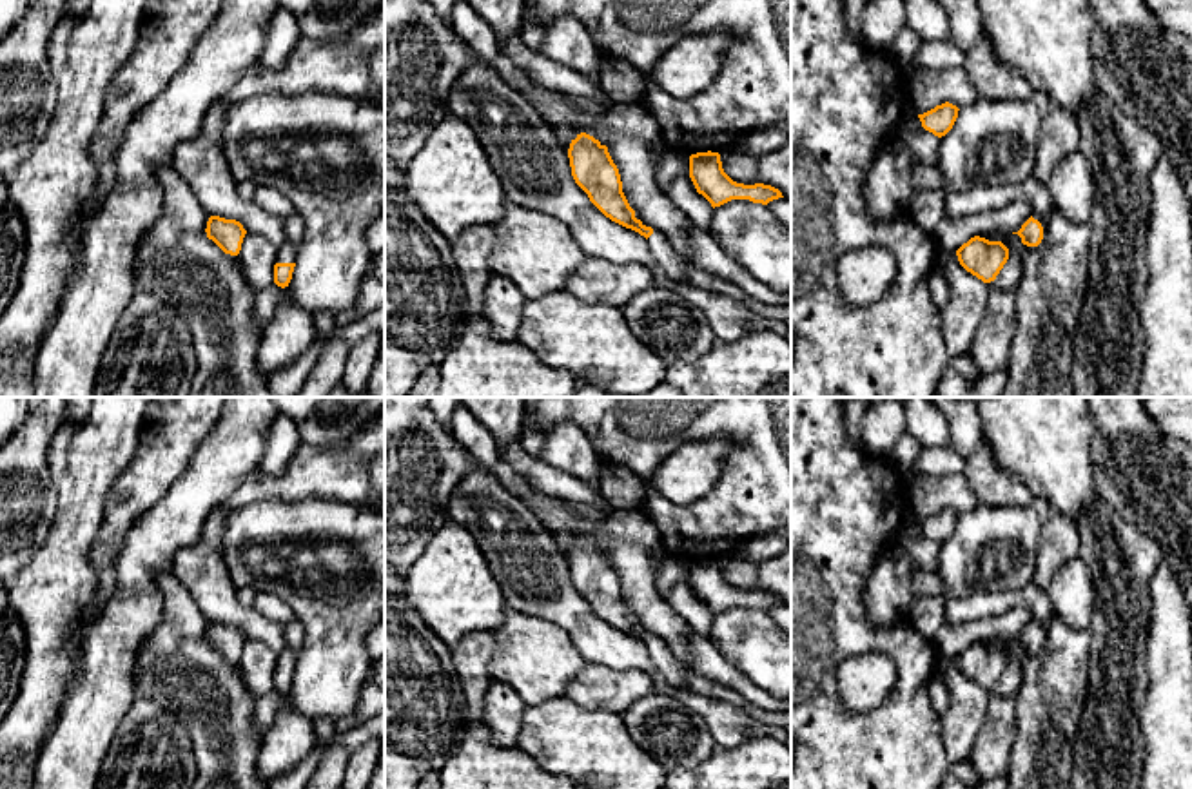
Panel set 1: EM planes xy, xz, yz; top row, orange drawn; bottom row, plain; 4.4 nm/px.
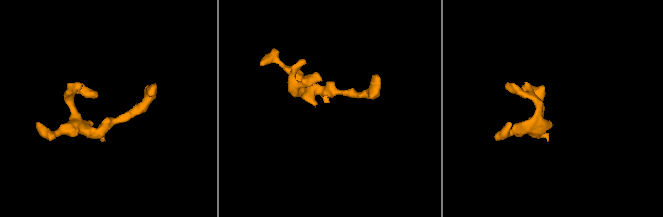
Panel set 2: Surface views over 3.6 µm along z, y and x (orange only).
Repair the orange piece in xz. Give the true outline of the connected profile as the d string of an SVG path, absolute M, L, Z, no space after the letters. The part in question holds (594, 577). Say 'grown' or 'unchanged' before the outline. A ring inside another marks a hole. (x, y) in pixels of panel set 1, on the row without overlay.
grown; M581 539L572 546L568 564L572 582L588 600L590 608L611 628L646 644L650 658L662 675L668 693L689 691L682 673L684 662L671 653L662 638L646 633L635 624L635 617L622 599L620 580L608 553L593 542Z

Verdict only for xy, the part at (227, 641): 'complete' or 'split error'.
complete

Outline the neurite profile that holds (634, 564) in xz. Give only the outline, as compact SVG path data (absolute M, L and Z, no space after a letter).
M615 544L608 553L619 575L622 599L642 631L662 638L686 662L689 626L655 589L653 548Z

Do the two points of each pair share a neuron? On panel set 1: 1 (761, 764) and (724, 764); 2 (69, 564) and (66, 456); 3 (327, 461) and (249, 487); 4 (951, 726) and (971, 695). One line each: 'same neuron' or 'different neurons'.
1: same neuron
2: same neuron
3: same neuron
4: same neuron

